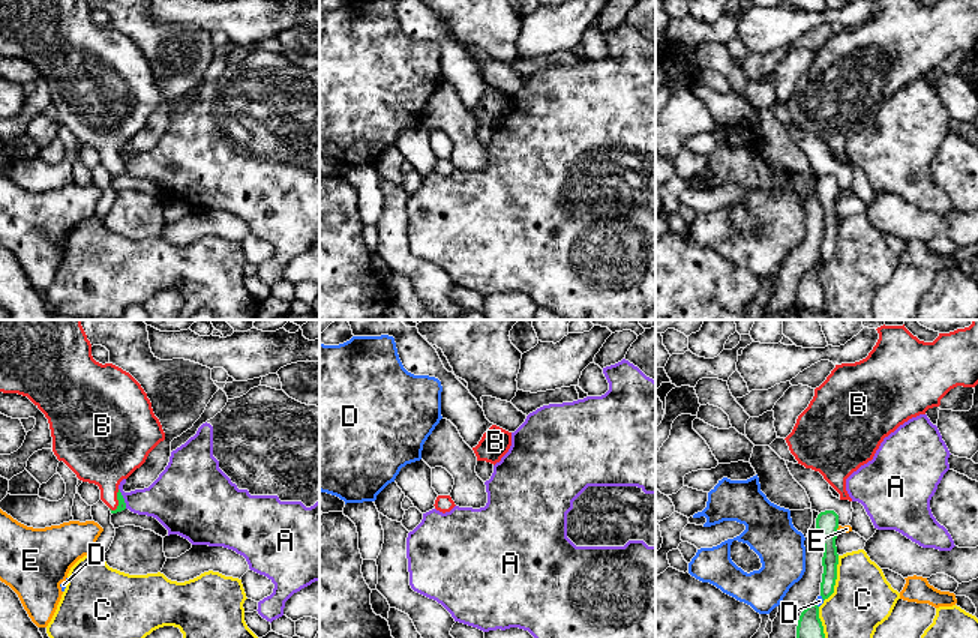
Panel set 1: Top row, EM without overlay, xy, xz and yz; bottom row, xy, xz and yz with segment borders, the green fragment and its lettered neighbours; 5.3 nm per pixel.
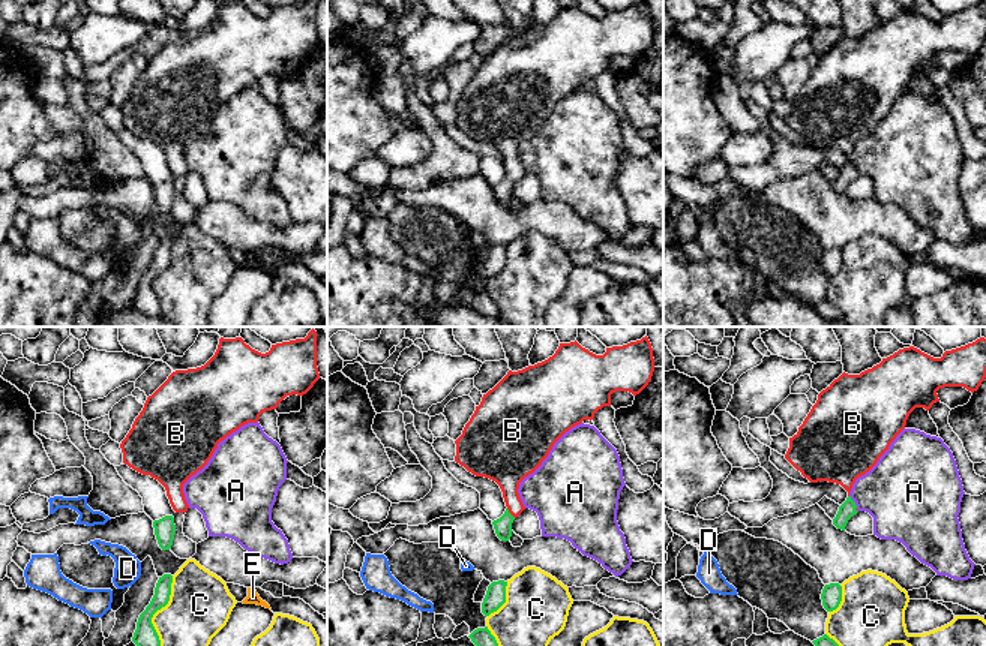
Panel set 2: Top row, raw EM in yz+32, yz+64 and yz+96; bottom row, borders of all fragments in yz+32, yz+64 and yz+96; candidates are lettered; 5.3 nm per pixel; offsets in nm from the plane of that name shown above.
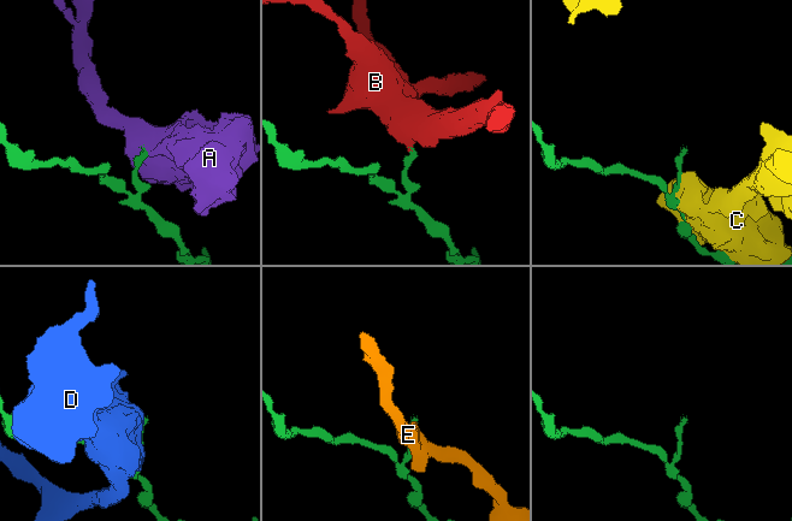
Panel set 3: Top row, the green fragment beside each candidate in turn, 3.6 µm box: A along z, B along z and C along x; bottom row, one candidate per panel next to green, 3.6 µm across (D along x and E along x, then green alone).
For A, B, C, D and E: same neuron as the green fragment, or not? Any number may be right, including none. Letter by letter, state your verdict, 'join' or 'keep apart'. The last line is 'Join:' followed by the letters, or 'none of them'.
A: keep apart
B: join
C: keep apart
D: keep apart
E: keep apart
Join: B

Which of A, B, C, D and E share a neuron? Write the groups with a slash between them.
A / B / C / D / E

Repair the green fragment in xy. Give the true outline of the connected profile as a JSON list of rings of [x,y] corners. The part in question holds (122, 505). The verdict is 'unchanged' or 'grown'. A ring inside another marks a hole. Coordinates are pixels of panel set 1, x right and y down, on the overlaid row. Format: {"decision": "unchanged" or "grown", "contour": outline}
{"decision": "grown", "contour": [[[0,320],[0,392],[27,396],[48,419],[57,459],[80,480],[98,485],[111,513],[126,509],[120,482],[146,462],[165,432],[141,384],[122,368],[93,359],[81,320]]]}

